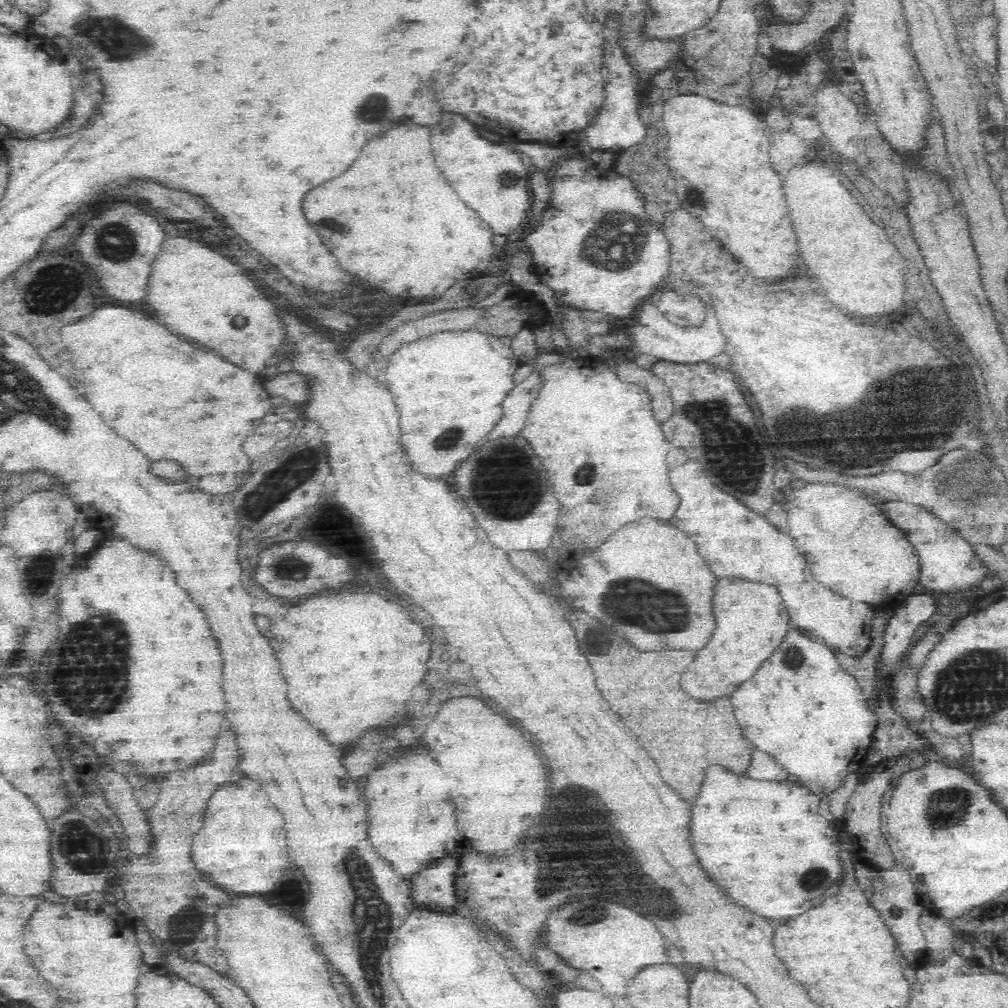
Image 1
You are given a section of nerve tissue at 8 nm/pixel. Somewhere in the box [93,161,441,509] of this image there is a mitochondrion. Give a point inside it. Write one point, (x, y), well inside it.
(337, 225)

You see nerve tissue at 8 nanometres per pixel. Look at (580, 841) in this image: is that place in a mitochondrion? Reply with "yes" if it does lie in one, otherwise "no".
yes

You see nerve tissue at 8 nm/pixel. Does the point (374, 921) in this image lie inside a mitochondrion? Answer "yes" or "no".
yes

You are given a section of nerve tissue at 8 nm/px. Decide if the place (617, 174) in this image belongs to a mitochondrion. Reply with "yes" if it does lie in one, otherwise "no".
no

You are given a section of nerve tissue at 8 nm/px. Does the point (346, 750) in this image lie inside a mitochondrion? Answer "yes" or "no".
no

